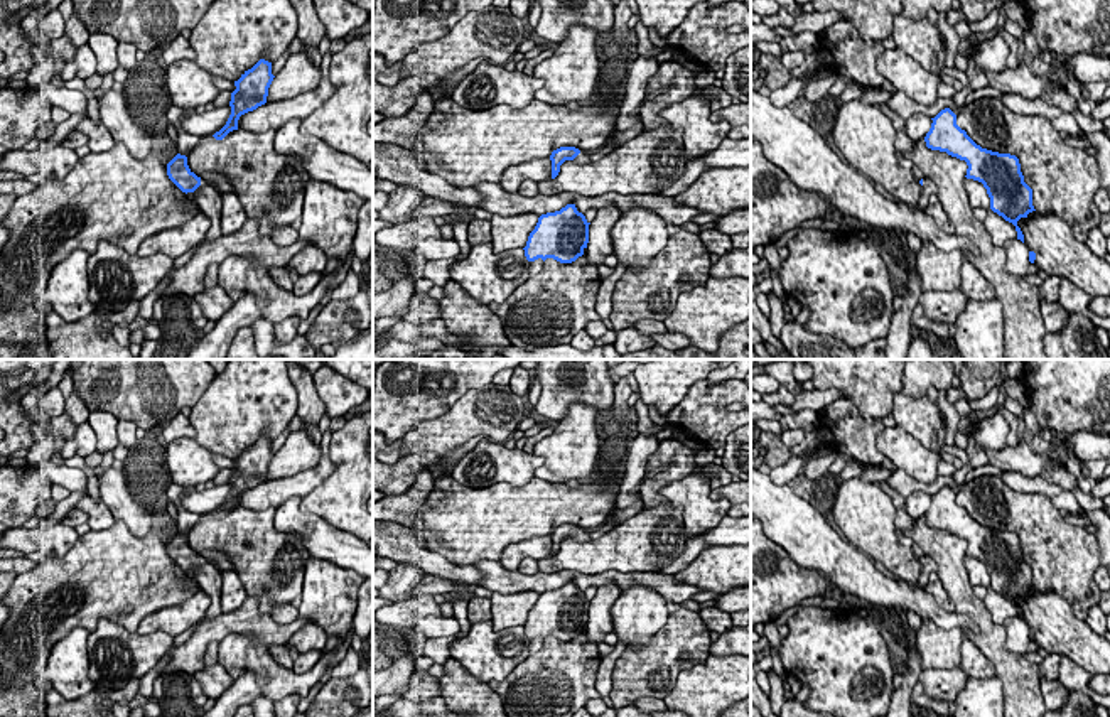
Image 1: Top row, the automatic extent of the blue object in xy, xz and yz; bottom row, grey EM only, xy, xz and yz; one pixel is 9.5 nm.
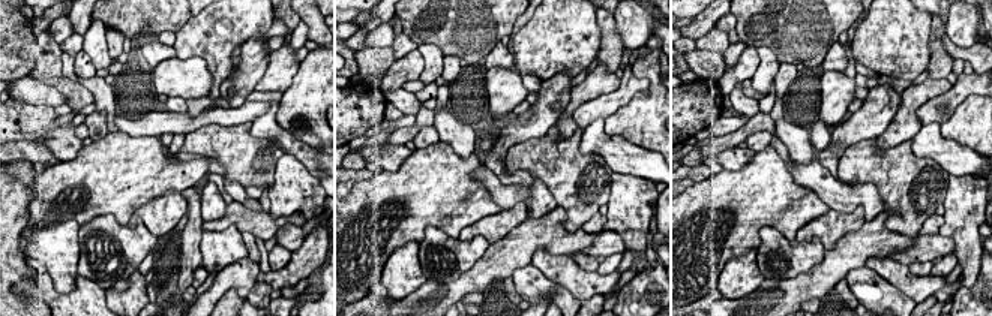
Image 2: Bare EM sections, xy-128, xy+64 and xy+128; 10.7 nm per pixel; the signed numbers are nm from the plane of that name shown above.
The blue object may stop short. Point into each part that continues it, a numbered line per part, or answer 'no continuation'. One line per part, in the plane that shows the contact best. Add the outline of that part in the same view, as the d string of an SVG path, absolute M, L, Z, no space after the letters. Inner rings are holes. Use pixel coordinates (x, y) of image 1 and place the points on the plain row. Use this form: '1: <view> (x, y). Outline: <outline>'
1: xy (206, 574). Outline: M201 557L201 563L192 570L194 577L199 584L199 589L204 590L209 599L211 606L206 611L206 617L216 617L221 611L221 572L214 565L214 562L207 560L206 557Z

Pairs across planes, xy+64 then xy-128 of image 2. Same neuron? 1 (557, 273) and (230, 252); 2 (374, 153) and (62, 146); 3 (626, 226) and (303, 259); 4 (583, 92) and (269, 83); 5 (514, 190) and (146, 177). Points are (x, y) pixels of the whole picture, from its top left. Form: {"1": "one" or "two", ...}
{"1": "one", "2": "two", "3": "two", "4": "one", "5": "two"}

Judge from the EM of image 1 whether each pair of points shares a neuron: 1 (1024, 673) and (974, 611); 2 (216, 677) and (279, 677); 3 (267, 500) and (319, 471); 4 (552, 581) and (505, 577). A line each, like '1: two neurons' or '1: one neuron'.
1: one neuron
2: two neurons
3: one neuron
4: one neuron

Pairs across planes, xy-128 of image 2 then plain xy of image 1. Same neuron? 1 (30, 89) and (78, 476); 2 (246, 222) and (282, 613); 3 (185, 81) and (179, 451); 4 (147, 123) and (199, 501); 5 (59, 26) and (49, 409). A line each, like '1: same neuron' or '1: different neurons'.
1: same neuron
2: different neurons
3: same neuron
4: same neuron
5: same neuron

